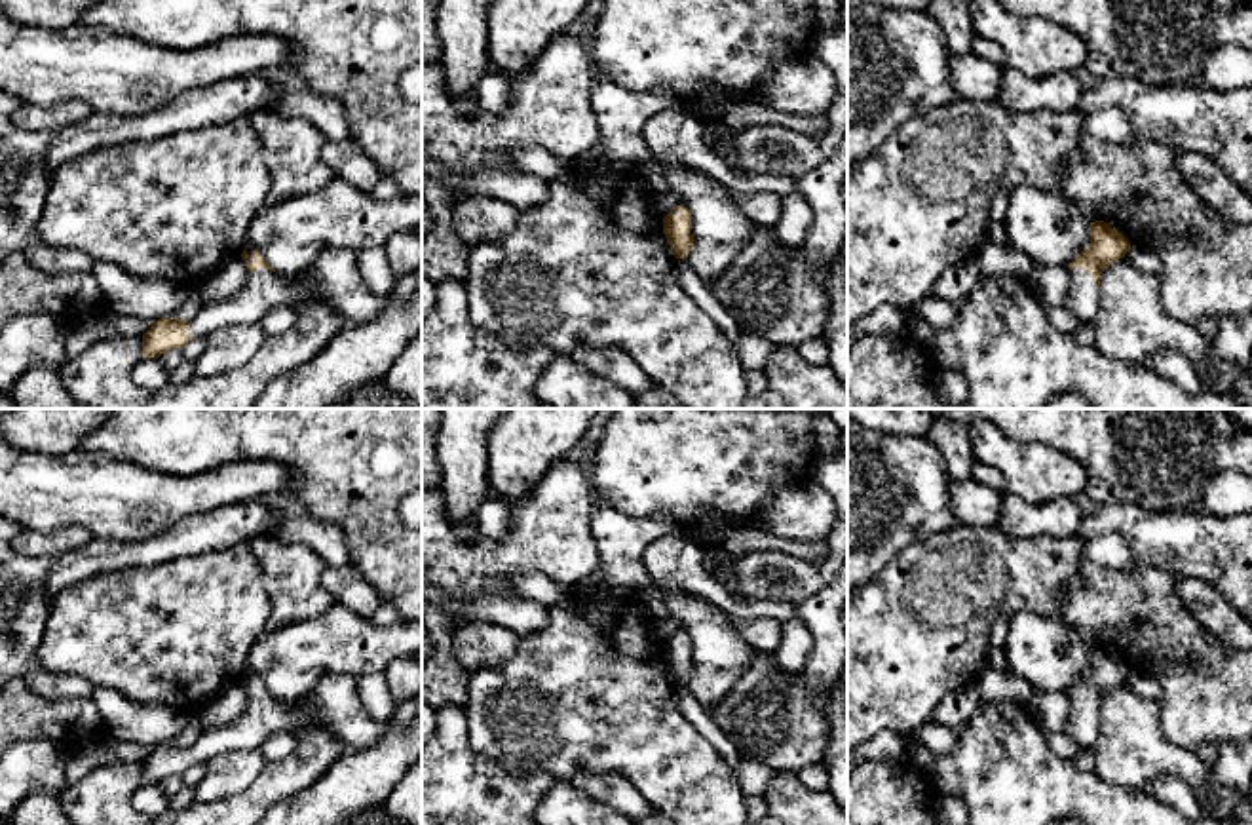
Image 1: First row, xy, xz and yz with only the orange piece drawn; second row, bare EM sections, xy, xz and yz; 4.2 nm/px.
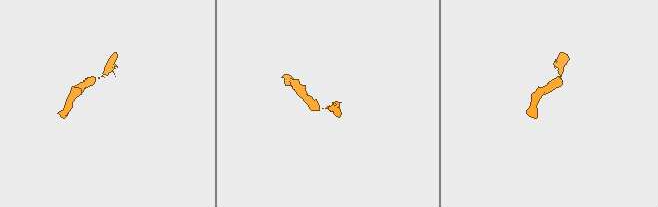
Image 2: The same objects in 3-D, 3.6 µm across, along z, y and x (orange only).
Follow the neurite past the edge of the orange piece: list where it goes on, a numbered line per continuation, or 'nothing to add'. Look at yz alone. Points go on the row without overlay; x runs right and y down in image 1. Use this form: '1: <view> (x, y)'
1: yz (1083, 721)

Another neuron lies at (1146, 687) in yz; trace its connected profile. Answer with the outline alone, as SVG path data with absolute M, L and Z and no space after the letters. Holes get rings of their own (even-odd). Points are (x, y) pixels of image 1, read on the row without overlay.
M1132 669L1129 679L1125 681L1129 688L1146 700L1157 700L1161 696L1161 684L1157 679L1144 675L1138 669Z

